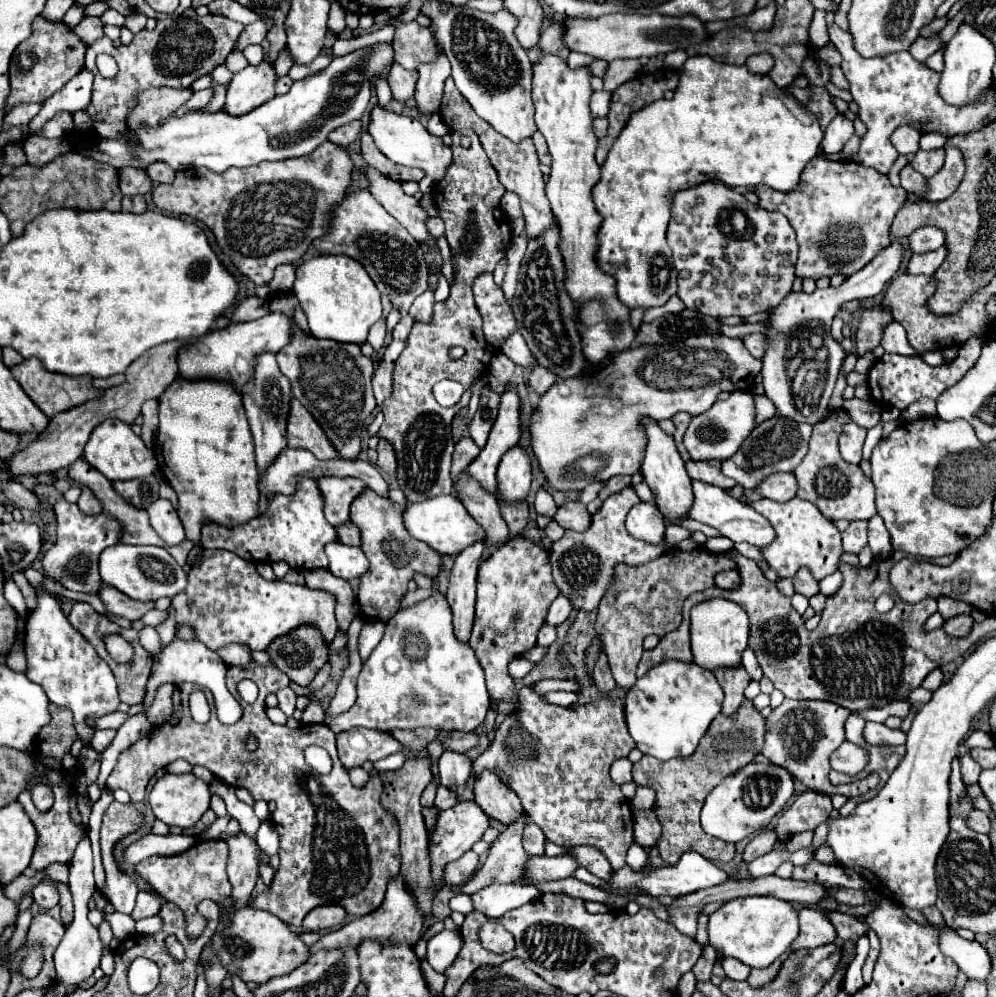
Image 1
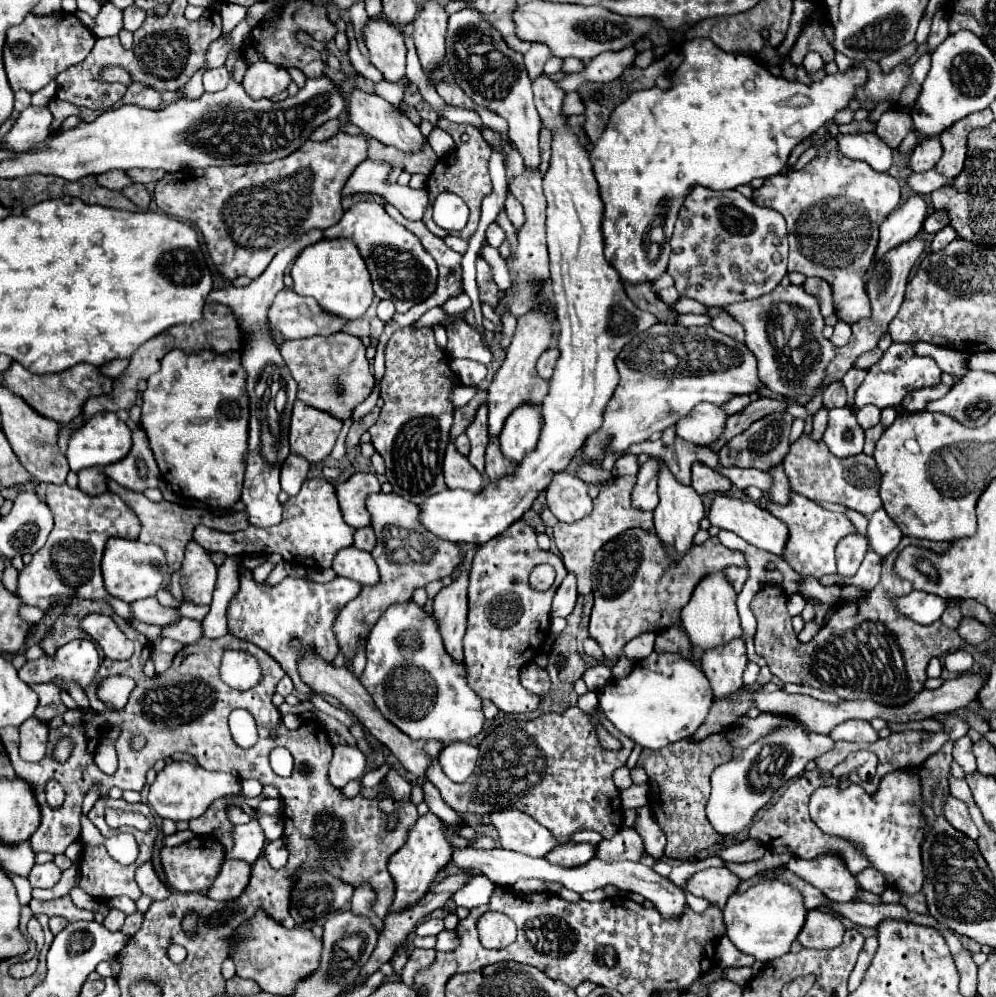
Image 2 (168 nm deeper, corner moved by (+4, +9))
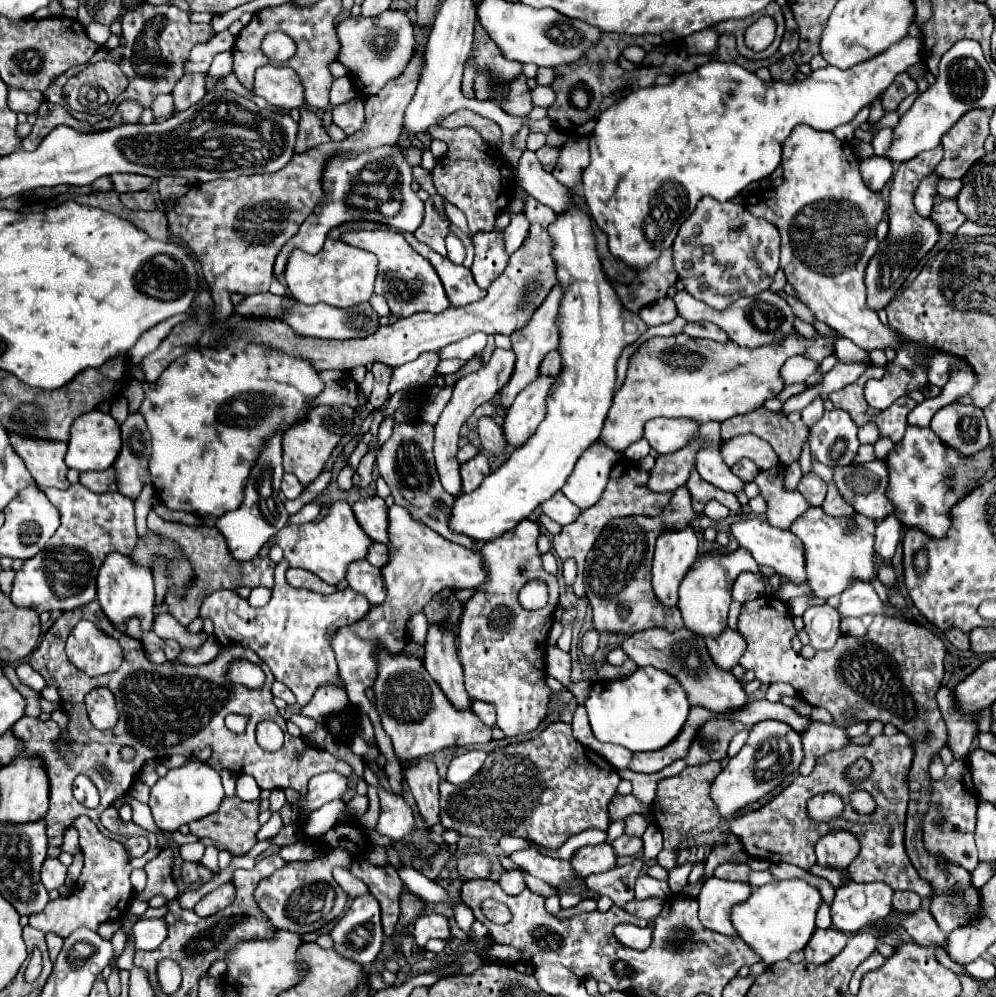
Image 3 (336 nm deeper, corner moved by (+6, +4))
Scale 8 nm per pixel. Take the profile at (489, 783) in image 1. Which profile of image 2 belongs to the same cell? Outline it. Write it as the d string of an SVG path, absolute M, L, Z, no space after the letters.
M496 811L490 817L500 833L504 849L528 853L530 857L544 857L558 845L550 831L530 819L530 815L522 815L520 811Z

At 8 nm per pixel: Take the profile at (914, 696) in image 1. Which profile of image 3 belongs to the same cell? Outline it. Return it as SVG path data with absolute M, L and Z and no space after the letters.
M942 686L938 690L936 700L938 700L942 716L946 720L946 726L948 726L948 748L952 750L956 760L966 760L972 740L978 734L974 716L956 712L954 700L952 700L952 690L948 690L946 686Z

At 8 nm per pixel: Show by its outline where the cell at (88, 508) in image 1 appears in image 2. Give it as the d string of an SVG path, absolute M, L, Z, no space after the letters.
M98 467L82 469L82 471L78 471L78 477L80 477L78 487L80 487L84 493L88 493L88 495L96 495L96 493L108 491L108 477L106 477L104 471L98 469Z

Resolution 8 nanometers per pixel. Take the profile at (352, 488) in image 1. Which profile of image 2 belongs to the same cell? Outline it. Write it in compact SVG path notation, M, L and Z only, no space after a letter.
M356 473L344 483L336 483L338 503L342 507L346 523L354 529L370 527L370 513L366 509L366 495L378 493L380 483L372 473Z

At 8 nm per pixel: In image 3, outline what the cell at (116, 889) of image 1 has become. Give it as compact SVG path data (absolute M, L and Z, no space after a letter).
M106 808L106 812L100 816L100 822L110 832L128 832L128 836L134 836L134 834L146 836L150 840L148 852L144 856L140 856L140 858L130 858L130 852L122 842L100 834L98 826L88 816L78 816L74 820L74 826L78 828L80 848L82 848L82 854L84 854L82 874L80 874L78 882L73 887L71 896L63 898L61 902L59 902L59 898L50 900L44 908L44 912L40 912L36 916L30 916L30 926L38 928L42 932L56 932L58 936L66 938L80 926L96 930L102 922L118 920L120 916L126 914L126 904L134 896L134 890L132 890L132 884L130 884L130 872L134 868L144 868L146 862L150 862L152 858L156 858L160 854L158 836L156 836L156 832L142 830L134 822L124 822L118 816L116 808Z

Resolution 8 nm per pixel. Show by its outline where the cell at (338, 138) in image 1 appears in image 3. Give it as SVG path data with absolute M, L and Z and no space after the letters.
M304 104L300 108L300 130L298 130L298 140L296 140L296 152L304 152L324 142L330 142L330 136L326 128L322 126L320 116Z

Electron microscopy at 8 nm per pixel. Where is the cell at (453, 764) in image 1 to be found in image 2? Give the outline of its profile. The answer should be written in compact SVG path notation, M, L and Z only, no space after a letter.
M452 743L442 749L440 767L456 783L466 781L478 761L478 747L470 743Z

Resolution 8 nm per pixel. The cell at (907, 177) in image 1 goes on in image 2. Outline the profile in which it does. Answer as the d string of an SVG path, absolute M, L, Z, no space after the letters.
M930 169L930 171L924 171L924 173L912 173L908 177L908 185L914 193L918 195L930 195L932 191L940 189L940 187L948 187L948 185L954 185L954 179L950 177L944 177L940 175L938 171Z

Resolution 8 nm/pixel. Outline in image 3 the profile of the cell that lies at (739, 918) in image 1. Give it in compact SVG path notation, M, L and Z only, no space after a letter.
M804 880L770 882L752 890L746 902L740 902L732 908L732 924L738 936L762 958L766 966L770 966L774 962L788 960L792 952L802 950L808 944L816 928L814 916L820 902L820 892Z

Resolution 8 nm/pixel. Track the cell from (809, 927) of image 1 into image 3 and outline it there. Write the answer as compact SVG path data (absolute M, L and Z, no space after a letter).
M816 928L816 932L812 934L812 940L804 948L806 960L812 964L826 964L836 954L842 952L842 948L846 946L846 940L848 936L836 928L828 928L828 930Z

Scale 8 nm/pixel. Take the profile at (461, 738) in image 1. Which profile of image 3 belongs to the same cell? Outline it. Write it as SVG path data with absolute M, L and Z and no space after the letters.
M432 760L408 762L404 766L404 778L416 800L420 816L426 820L426 828L438 822L438 770Z

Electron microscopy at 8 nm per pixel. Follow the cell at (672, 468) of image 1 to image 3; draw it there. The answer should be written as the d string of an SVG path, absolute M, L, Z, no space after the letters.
M688 524L682 530L664 530L656 540L652 560L652 588L666 606L678 604L678 586L698 556L698 538Z

